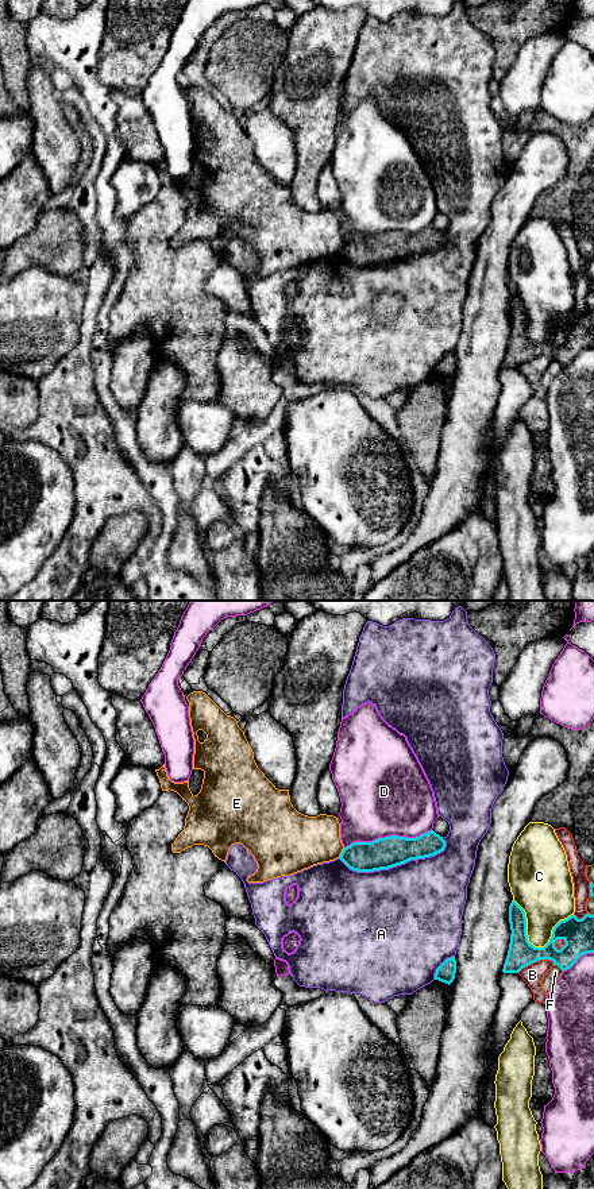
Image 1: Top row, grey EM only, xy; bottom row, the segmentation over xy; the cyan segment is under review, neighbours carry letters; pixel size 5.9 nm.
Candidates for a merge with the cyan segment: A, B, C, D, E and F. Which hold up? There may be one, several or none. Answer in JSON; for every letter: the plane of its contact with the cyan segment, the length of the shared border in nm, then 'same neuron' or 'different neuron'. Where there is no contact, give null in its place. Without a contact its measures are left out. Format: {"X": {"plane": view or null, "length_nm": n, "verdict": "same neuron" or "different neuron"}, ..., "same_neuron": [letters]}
{"A": {"plane": "xy", "length_nm": 650, "verdict": "different neuron"}, "B": {"plane": "xy", "length_nm": 240, "verdict": "different neuron"}, "C": {"plane": "xy", "length_nm": 380, "verdict": "different neuron"}, "D": {"plane": "xy", "length_nm": 550, "verdict": "different neuron"}, "E": {"plane": "xy", "length_nm": 80, "verdict": "different neuron"}, "F": {"plane": "xy", "length_nm": 70, "verdict": "different neuron"}, "same_neuron": []}

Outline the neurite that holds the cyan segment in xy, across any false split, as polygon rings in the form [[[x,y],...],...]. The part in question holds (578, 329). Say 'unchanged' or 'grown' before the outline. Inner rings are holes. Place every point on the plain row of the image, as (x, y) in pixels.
unchanged; [[[514,296],[509,301],[509,319],[512,329],[504,368],[518,368],[540,355],[551,355],[554,360],[567,366],[580,351],[594,348],[594,310],[586,309],[582,314],[571,310],[560,316],[544,343],[529,339],[525,308]]]

